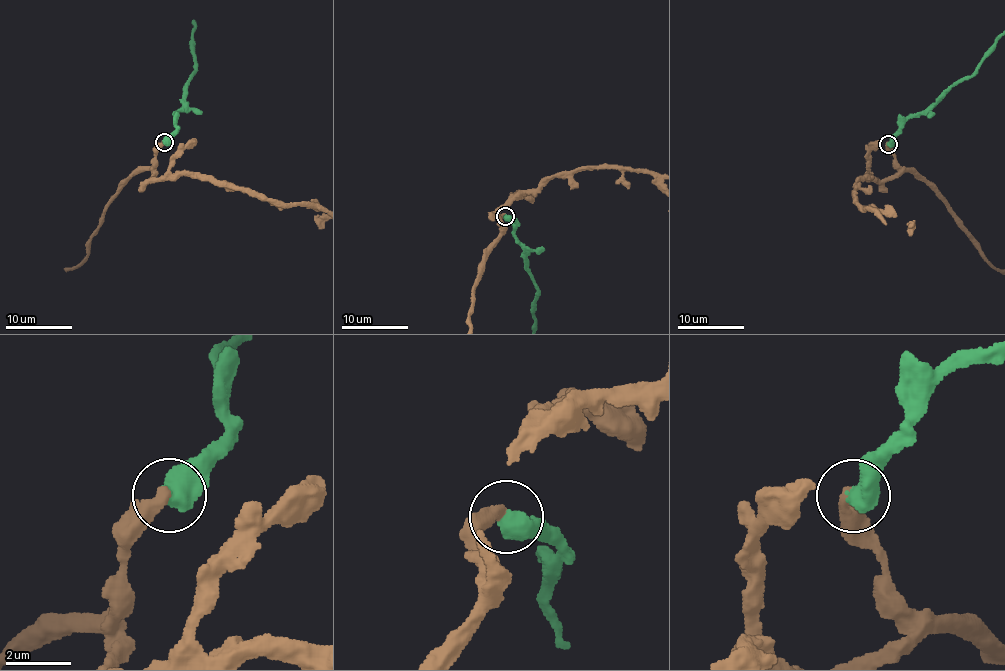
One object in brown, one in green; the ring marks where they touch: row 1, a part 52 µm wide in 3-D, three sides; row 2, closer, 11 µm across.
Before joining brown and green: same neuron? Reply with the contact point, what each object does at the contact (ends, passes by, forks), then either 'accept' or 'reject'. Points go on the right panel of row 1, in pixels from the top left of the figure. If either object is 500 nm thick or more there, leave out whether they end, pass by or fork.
place (888, 144); accept

